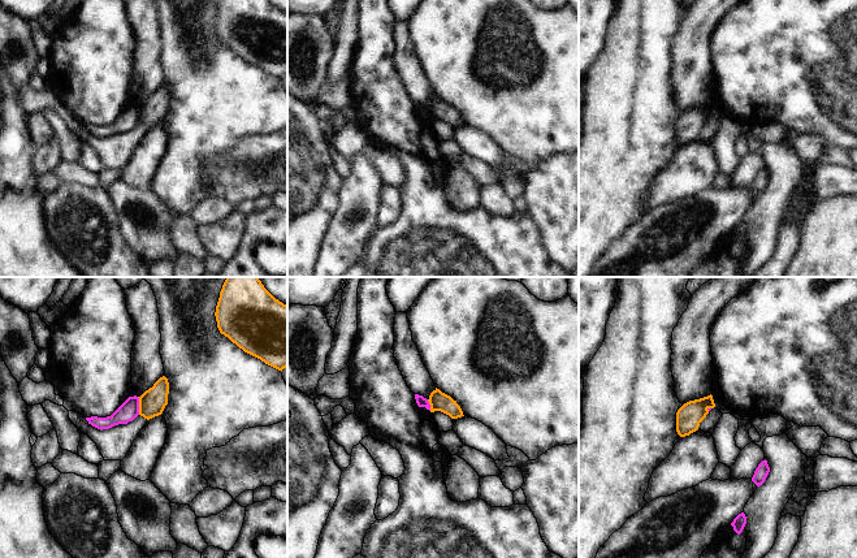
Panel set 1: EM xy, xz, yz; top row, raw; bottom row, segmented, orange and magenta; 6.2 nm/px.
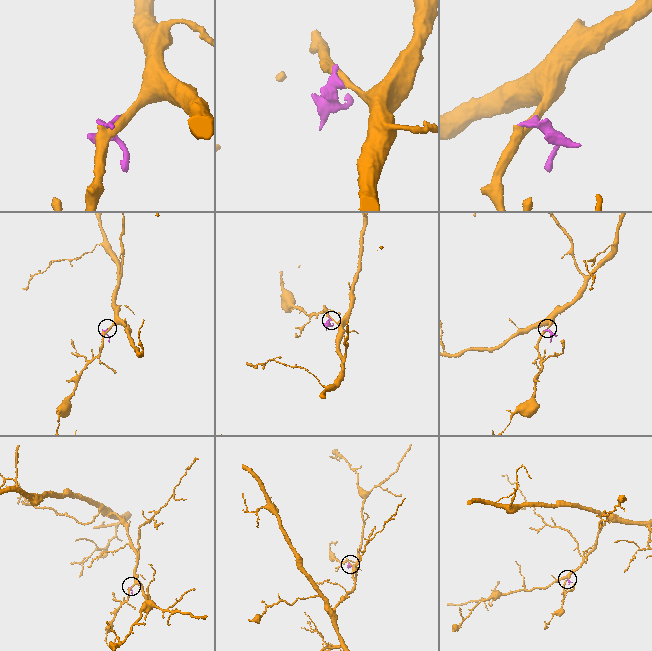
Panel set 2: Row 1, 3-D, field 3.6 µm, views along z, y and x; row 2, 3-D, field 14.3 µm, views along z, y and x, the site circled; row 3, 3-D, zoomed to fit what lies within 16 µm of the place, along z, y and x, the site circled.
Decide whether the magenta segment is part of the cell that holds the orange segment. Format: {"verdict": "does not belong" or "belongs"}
{"verdict": "does not belong"}

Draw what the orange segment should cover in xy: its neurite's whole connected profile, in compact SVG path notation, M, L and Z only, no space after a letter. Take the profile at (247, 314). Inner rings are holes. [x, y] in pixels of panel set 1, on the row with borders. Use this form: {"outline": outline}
{"outline": "M226 277L215 316L220 333L244 352L281 372L287 367L287 306L276 299L259 277Z"}

